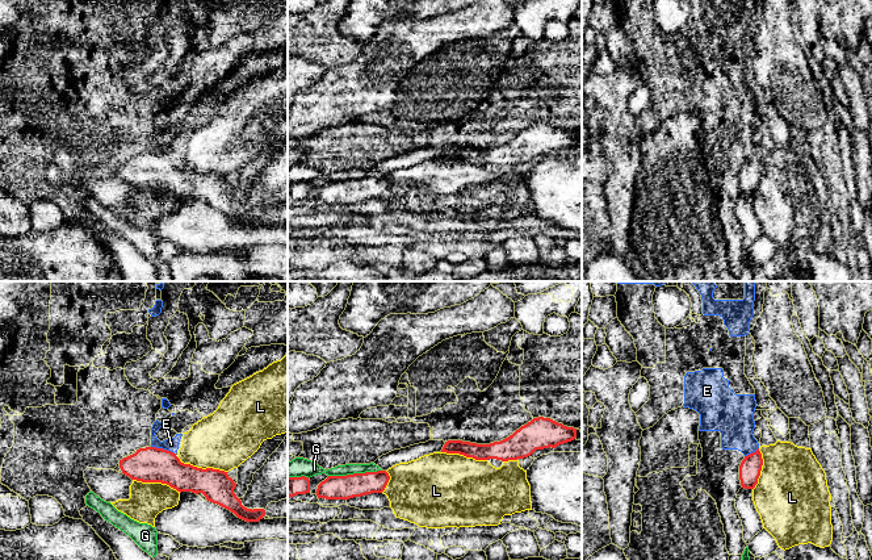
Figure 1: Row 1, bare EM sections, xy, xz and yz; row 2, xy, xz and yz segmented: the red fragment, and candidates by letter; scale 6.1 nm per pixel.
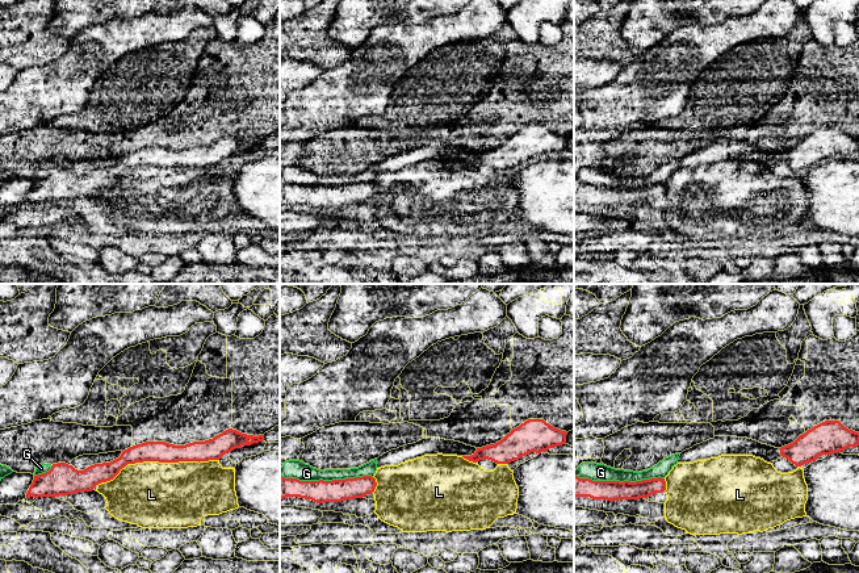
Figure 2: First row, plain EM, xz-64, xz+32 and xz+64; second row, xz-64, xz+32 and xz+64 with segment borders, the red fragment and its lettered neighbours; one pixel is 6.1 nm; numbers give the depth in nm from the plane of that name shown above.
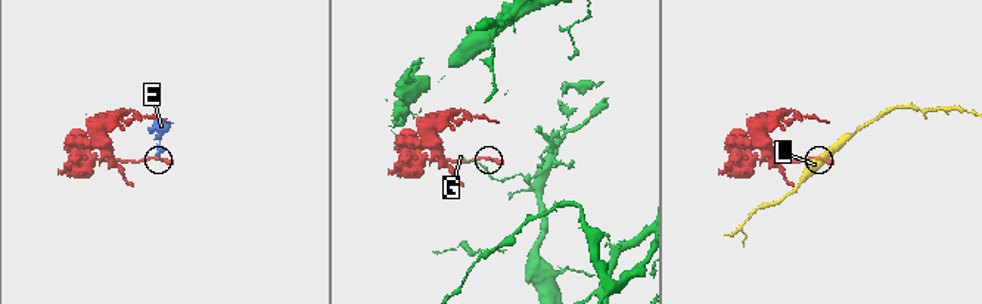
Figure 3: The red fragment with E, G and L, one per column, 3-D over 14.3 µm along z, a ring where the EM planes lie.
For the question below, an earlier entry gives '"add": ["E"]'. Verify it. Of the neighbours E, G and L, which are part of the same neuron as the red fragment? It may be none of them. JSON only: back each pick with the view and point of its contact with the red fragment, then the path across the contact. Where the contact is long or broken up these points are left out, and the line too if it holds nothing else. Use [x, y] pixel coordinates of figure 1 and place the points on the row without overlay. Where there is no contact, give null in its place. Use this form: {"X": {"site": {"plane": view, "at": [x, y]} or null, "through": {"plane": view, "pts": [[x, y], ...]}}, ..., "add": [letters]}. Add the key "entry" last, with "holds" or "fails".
{"add": [], "entry": "fails"}

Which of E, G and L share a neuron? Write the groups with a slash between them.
E / G / L

